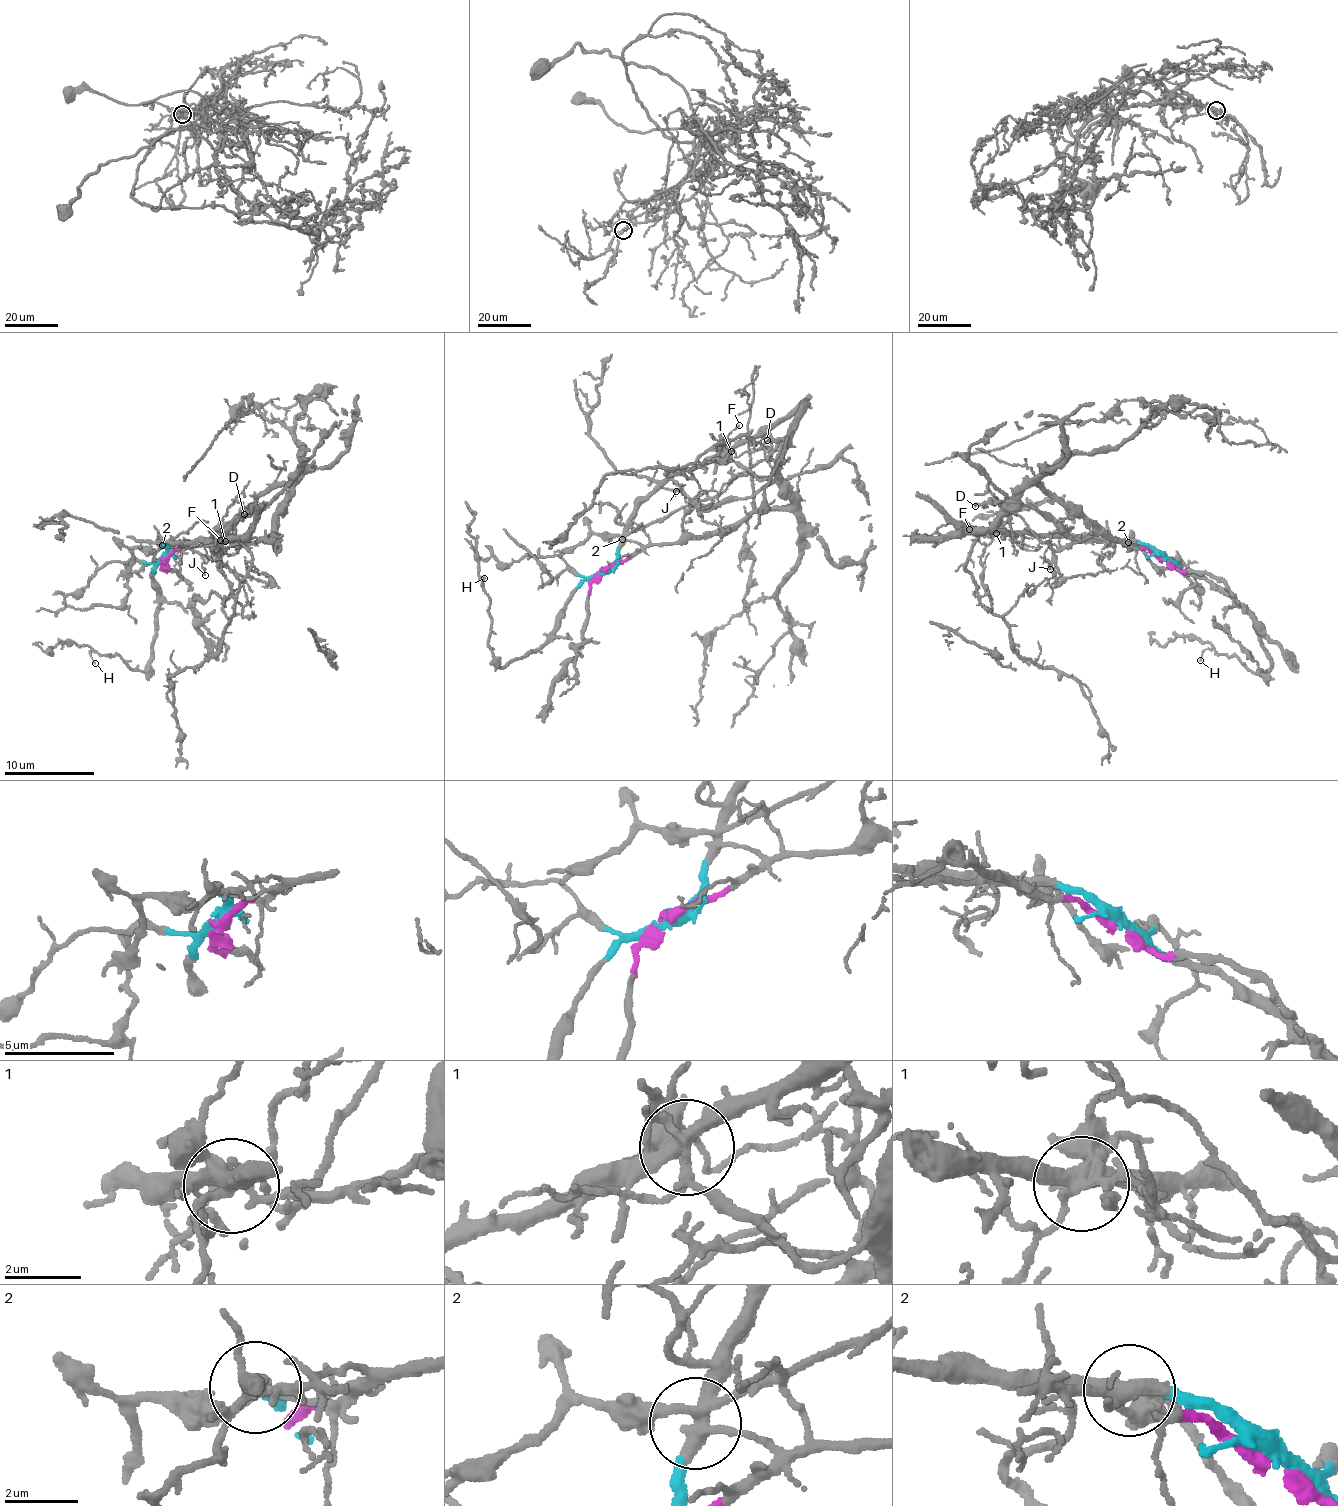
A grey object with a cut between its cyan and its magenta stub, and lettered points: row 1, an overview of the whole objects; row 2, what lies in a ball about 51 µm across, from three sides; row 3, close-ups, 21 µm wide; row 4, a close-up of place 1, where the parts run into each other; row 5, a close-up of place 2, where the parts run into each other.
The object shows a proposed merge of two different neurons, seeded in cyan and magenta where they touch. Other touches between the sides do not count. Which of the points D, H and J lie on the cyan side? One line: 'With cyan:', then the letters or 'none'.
With cyan: H, J

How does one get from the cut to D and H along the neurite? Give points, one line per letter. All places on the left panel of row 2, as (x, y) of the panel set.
D: (164, 558), (213, 535), (223, 555), (233, 546), (234, 525), (247, 507), (250, 512), (244, 515)
H: (164, 558), (153, 574), (162, 598), (151, 659), (142, 671), (134, 671), (117, 654), (90, 652), (94, 664)

